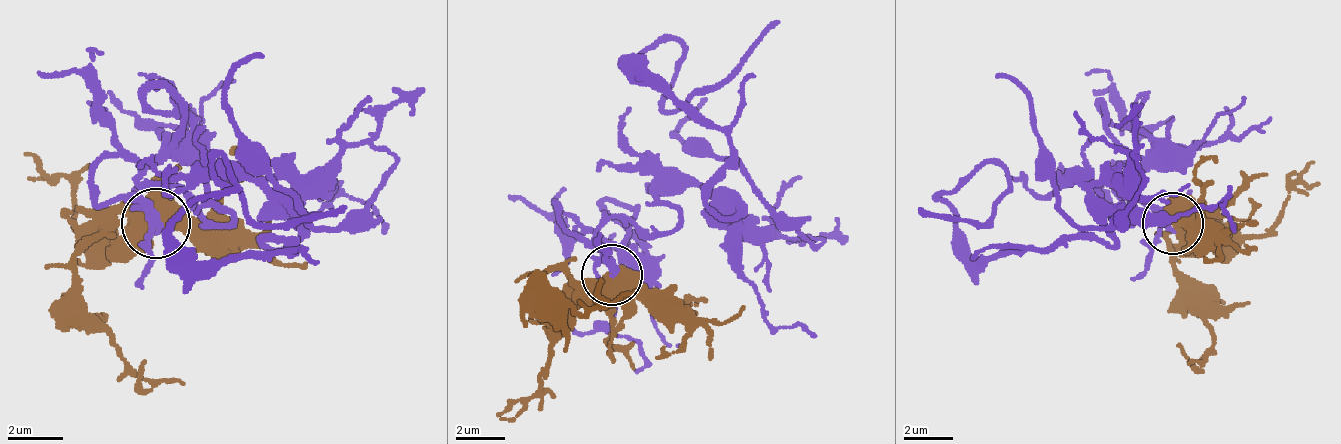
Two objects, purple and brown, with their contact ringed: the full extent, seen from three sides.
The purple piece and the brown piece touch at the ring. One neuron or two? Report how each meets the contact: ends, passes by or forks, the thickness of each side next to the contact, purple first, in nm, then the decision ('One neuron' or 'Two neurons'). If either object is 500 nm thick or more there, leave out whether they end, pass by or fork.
Thickness 240 nm (purple) against 900 nm. One neuron

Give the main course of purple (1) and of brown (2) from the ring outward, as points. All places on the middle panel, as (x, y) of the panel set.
1: (613, 270), (595, 234), (668, 234), (662, 185), (754, 197), (626, 63), (675, 38), (662, 112), (778, 20)
2: (613, 276), (577, 283), (546, 270), (540, 276), (577, 313), (638, 289)

